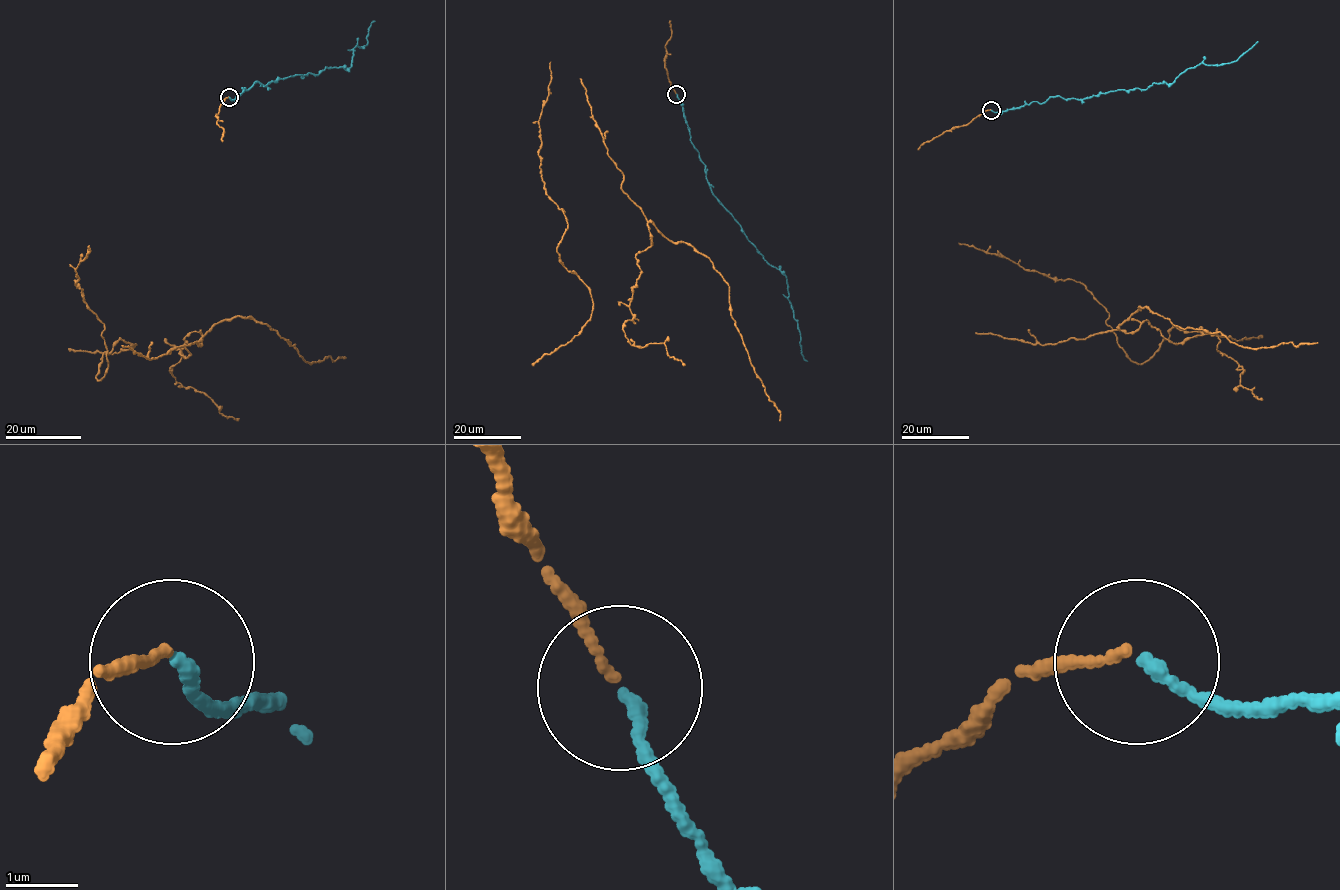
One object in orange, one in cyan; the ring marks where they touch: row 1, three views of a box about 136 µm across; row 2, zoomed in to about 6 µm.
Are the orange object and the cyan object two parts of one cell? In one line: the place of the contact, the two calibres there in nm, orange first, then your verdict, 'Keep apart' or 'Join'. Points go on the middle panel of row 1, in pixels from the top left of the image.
Place: (676, 94). Thickness 120 nm (orange) against 160 nm. Join

